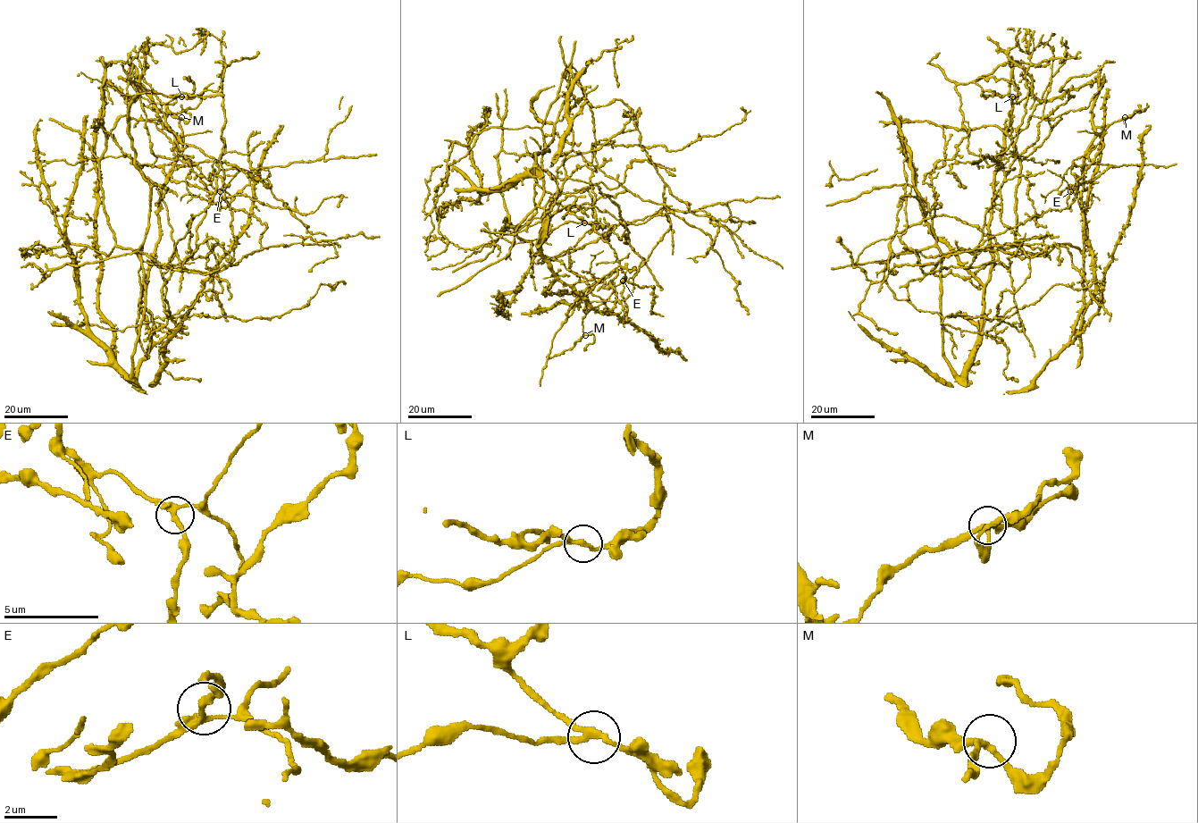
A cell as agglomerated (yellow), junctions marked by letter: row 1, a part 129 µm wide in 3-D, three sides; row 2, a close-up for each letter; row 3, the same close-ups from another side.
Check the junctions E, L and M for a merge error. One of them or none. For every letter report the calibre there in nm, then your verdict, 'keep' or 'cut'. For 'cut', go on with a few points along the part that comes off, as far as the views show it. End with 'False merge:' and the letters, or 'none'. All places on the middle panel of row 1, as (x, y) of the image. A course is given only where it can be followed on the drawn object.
E: 240 nm | keep
L: 220 nm | cut | (585, 222), (566, 222), (543, 237), (516, 244), (480, 230)
M: 200 nm | keep
False merge: L

